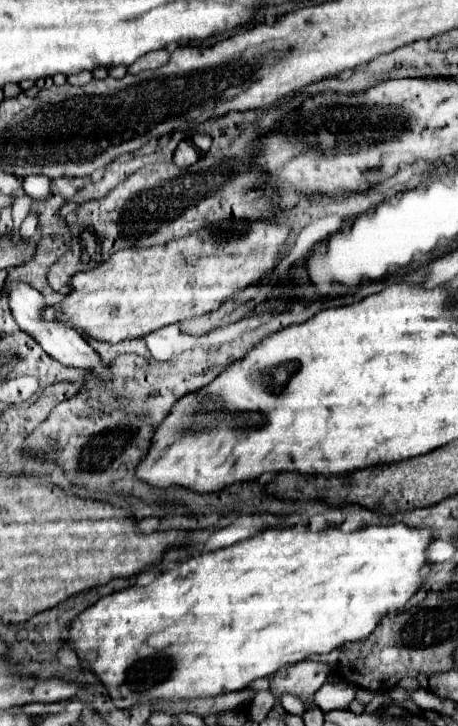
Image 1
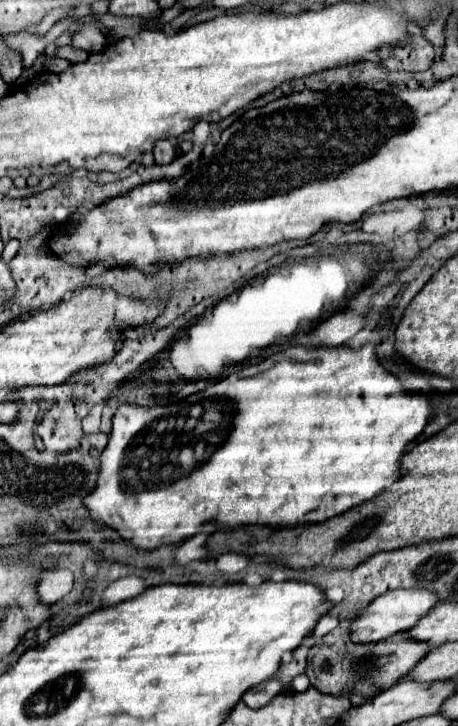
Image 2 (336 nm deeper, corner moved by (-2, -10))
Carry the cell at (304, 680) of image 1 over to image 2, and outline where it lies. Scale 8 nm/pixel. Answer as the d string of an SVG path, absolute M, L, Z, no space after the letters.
M269 679L261 685L255 685L251 687L245 695L243 695L243 703L251 709L259 709L263 705L267 705L277 693L283 691L283 685L277 681L277 679Z

